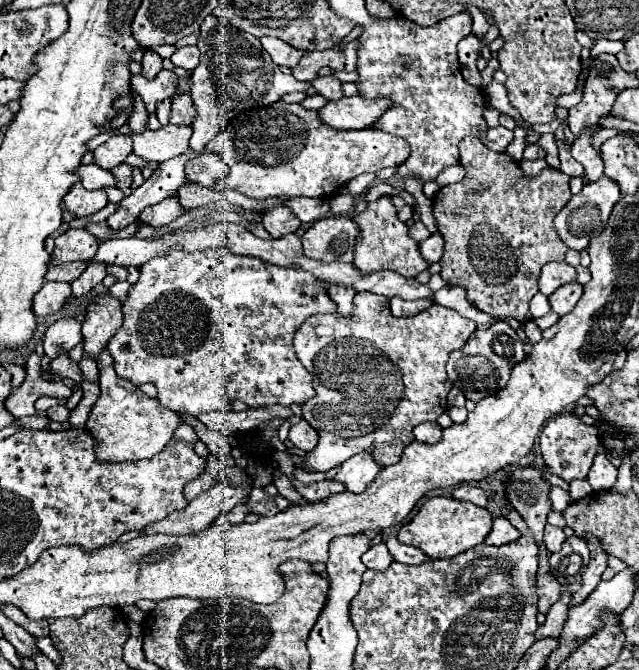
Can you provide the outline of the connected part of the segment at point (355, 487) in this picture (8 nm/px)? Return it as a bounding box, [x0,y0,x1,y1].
[334,453,382,493]

